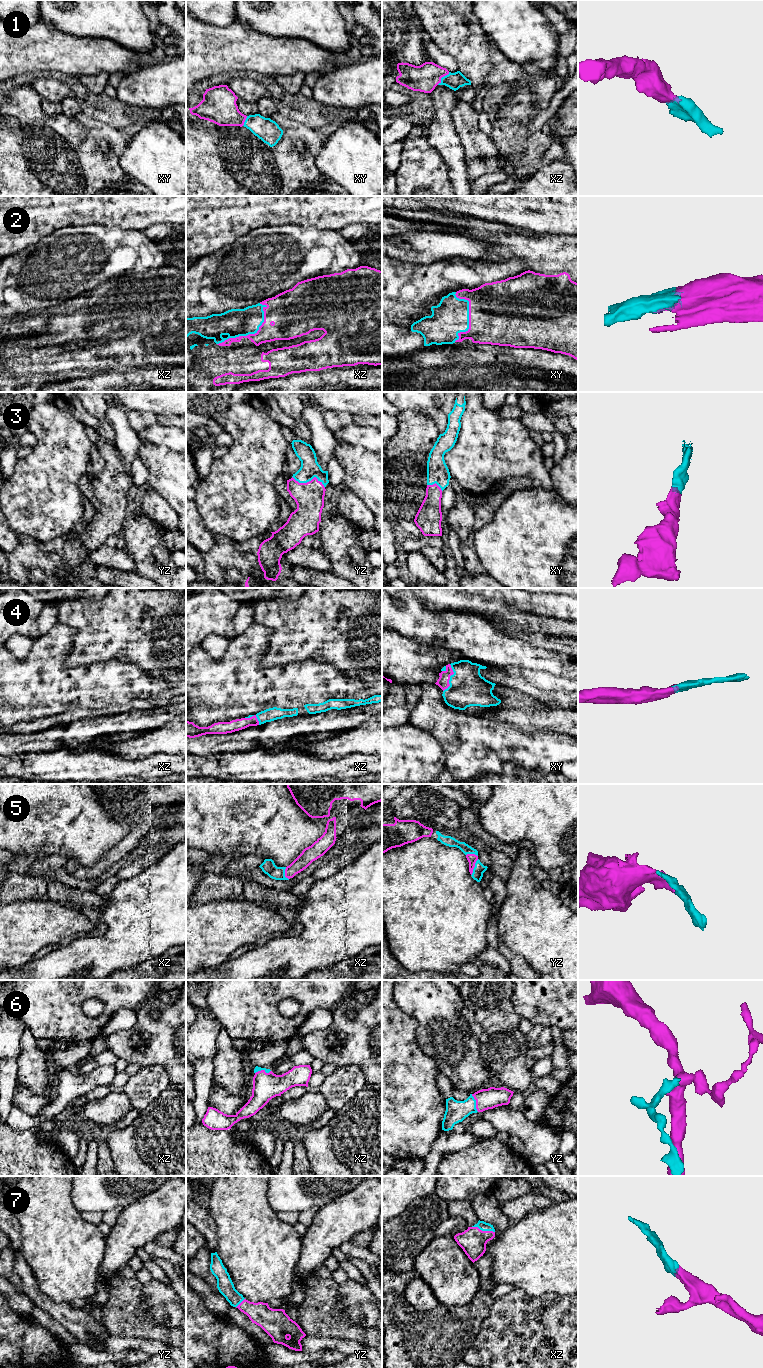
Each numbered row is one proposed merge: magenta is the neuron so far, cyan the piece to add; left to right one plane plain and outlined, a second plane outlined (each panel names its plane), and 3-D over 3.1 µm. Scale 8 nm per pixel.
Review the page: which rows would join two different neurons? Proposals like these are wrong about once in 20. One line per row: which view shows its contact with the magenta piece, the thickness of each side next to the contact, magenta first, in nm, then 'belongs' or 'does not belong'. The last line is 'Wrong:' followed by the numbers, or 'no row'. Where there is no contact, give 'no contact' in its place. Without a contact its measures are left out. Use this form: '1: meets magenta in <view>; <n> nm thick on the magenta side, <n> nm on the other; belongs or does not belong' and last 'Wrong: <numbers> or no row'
1: meets magenta in xz; 220 nm thick on the magenta side, 140 nm on the other; belongs
2: meets magenta in xz; 160 nm thick on the magenta side, 220 nm on the other; belongs
3: meets magenta in yz; 240 nm thick on the magenta side, 150 nm on the other; belongs
4: meets magenta in xy; 100 nm thick on the magenta side, 300 nm on the other; belongs
5: meets magenta in yz; 80 nm thick on the magenta side, 90 nm on the other; belongs
6: meets magenta in yz; 160 nm thick on the magenta side, 180 nm on the other; belongs
7: meets magenta in xz; 220 nm thick on the magenta side, 70 nm on the other; belongs
Wrong: no row

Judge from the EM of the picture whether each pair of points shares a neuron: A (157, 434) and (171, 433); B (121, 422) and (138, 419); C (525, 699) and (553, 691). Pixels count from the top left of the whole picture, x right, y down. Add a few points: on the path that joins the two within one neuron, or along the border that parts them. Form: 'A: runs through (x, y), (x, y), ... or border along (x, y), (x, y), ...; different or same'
A: runs through (160, 434), (168, 433); same
B: border along (151, 412), (128, 411), (127, 420), (130, 427); different
C: border along (519, 689), (552, 707); different

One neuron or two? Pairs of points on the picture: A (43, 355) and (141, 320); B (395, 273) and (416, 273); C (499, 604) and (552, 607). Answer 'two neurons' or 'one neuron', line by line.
A: one neuron
B: one neuron
C: one neuron

